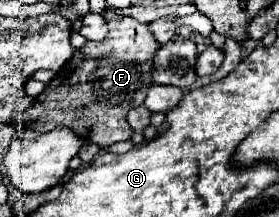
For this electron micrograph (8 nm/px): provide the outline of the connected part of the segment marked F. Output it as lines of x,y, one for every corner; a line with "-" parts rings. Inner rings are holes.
117,18
109,22
109,34
101,42
85,42
73,52
71,60
57,72
47,84
45,92
39,94
29,112
19,122
19,128
47,132
57,126
73,130
77,136
95,142
101,148
109,148
119,140
127,140
133,128
127,124
127,112
141,106
147,90
151,88
153,56
159,50
149,26
141,26
131,38
119,38

